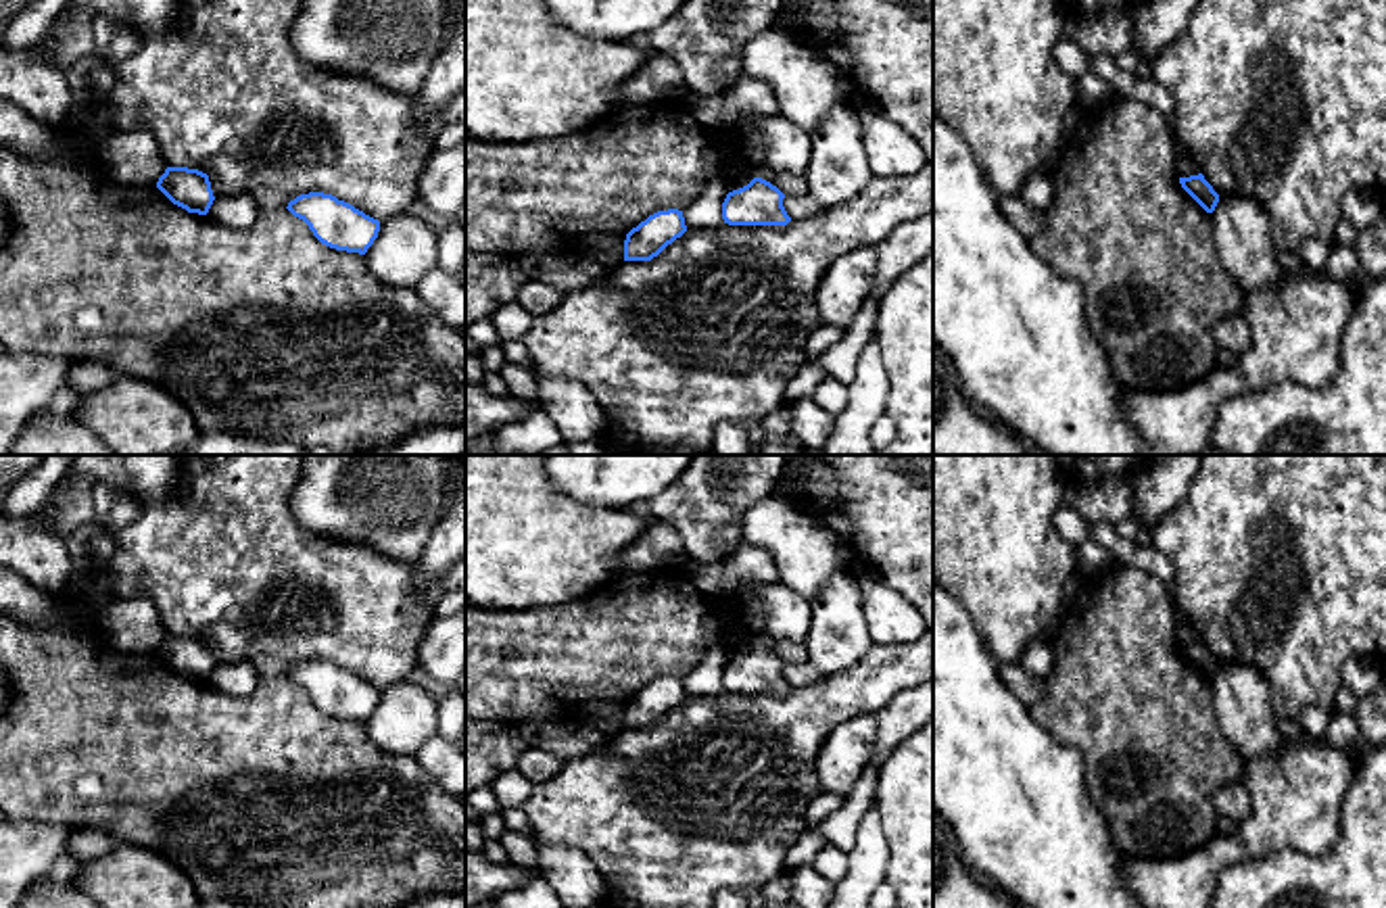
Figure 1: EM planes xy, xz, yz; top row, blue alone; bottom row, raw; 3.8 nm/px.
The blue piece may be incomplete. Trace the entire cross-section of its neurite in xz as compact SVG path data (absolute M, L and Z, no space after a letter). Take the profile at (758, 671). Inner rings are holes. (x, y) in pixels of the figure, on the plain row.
M762 645L726 662L722 687L728 693L787 693L791 685L783 674L785 662Z

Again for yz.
M1202 641L1179 645L1179 651L1206 680L1215 678L1219 662L1213 658Z

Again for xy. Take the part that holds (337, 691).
M324 660L301 662L286 676L303 687L321 712L336 718L365 722L380 699L378 687Z

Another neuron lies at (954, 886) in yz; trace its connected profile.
M933 810L933 908L1021 908L979 879L960 856L952 827Z

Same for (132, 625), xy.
M148 597L111 599L102 605L98 628L113 647L132 653L157 651L167 637Z

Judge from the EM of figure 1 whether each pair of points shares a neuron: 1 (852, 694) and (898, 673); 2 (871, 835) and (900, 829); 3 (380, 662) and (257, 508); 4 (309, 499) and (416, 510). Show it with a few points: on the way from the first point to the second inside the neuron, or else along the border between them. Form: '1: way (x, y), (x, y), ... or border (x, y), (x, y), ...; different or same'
1: way (863, 689), (888, 673); same
2: border (875, 802), (888, 846), (886, 879); different
3: way (368, 625), (289, 545); same
4: way (337, 499), (389, 499); same

